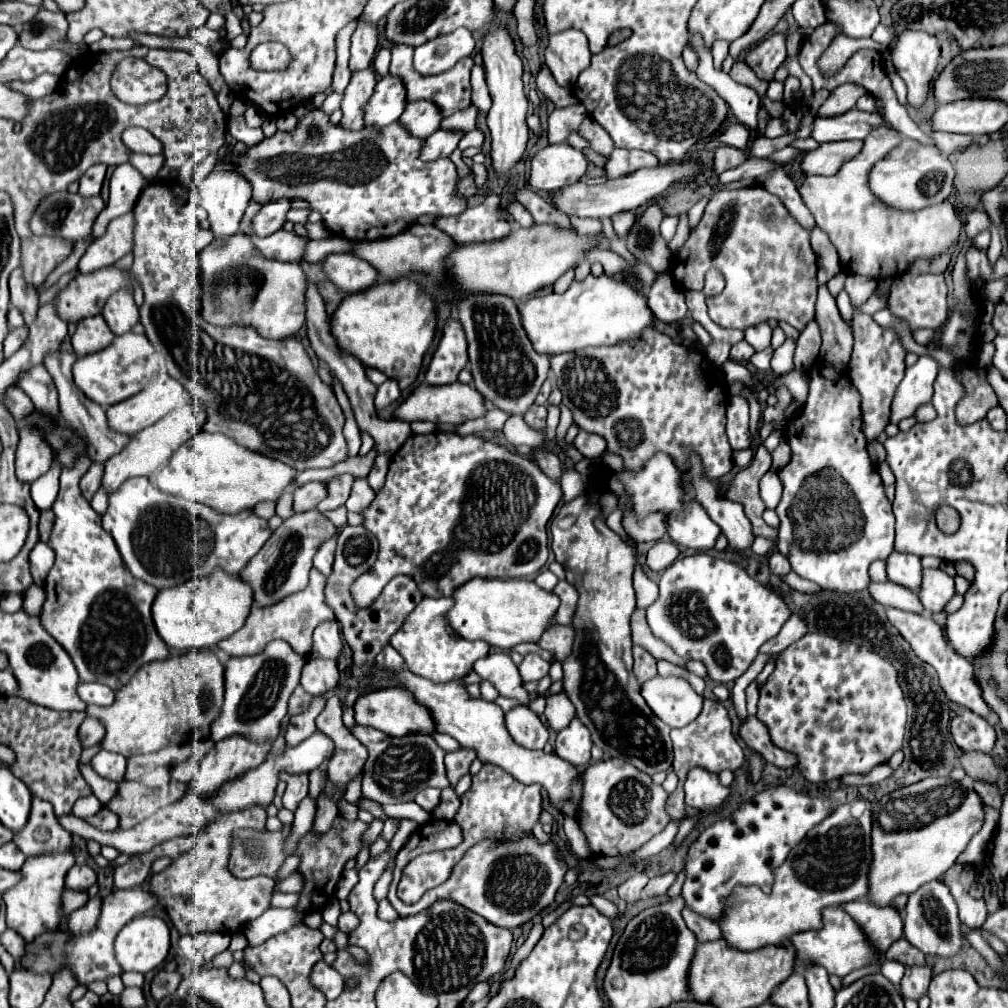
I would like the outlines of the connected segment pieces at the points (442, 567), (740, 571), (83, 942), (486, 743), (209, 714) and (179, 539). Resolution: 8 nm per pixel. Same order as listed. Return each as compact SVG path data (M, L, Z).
M431 432L431 434L421 434L421 436L411 436L407 438L407 442L397 450L397 454L391 458L391 464L389 464L389 472L387 472L387 478L385 478L385 484L383 488L377 492L375 500L361 512L363 516L363 526L379 540L379 558L377 562L373 564L371 572L365 572L363 576L359 576L355 580L355 584L351 586L353 590L353 598L359 606L367 606L371 604L371 600L375 596L379 596L379 592L383 590L383 586L397 574L407 574L411 576L421 592L427 596L427 598L439 598L439 590L443 596L451 596L453 590L459 586L459 584L465 584L467 580L475 578L475 576L483 576L483 578L501 578L501 580L507 580L507 578L529 578L533 576L549 557L548 548L548 530L547 523L551 520L557 504L561 500L561 488L549 480L541 468L531 462L529 458L523 458L523 456L517 456L517 454L511 454L507 448L503 446L497 446L497 444L491 444L487 440L481 440L477 436L459 436L455 432Z
M693 554L677 558L663 572L659 598L647 608L647 622L675 654L703 662L713 682L729 684L753 664L759 648L779 634L791 614L785 596L751 578L745 568L709 554Z
M141 888L113 890L109 896L103 898L101 914L99 914L99 920L93 930L83 932L83 934L73 934L67 926L61 926L61 924L55 930L47 930L43 934L39 934L35 940L25 942L25 954L17 960L17 968L29 970L35 974L51 974L51 976L55 976L57 972L67 968L75 976L77 984L81 984L85 988L91 982L97 982L97 980L107 982L111 976L121 976L123 968L117 962L115 948L113 948L115 936L129 920L141 916L143 912L149 912L157 904L159 902L155 900L155 896L151 896L147 890L141 890Z
M377 666L371 668L371 676L377 678L385 678L385 680L399 680L403 684L405 690L409 690L415 698L421 700L423 706L427 706L435 718L435 726L437 732L445 732L449 736L453 736L463 748L471 748L477 752L477 758L485 764L495 764L499 768L503 768L505 772L509 772L511 776L515 776L521 784L539 784L547 790L553 806L569 816L577 814L579 808L579 794L581 794L581 786L577 782L579 772L575 770L575 766L567 764L565 760L561 760L557 754L545 754L543 750L529 750L519 746L507 732L507 728L503 728L503 710L487 700L471 700L471 696L467 696L465 686L455 680L455 682L445 682L445 684L431 684L431 680L419 678L415 674L411 674L409 670L399 670L397 676L391 676L389 672L379 670Z
M207 650L207 652L187 652L181 656L173 656L155 664L145 664L139 668L139 672L125 684L111 706L87 706L87 714L99 718L105 728L105 750L119 752L125 758L137 756L137 754L151 754L159 752L165 746L181 744L189 738L205 740L209 738L211 724L219 718L221 706L223 706L223 694L225 694L225 668L219 662L219 658Z
M139 476L135 480L127 480L119 492L113 492L109 496L109 508L103 516L103 528L113 536L123 562L131 570L131 574L155 588L175 588L179 584L193 578L205 578L215 568L221 568L227 574L239 574L245 564L263 548L263 544L271 536L271 528L267 520L259 518L251 508L245 508L237 514L219 514L213 508L205 504L189 504L189 502L177 502L175 496L163 494L155 486L149 484L147 478Z

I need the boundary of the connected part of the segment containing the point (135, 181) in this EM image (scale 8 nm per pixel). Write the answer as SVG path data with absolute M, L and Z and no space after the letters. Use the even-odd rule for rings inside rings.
M129 162L117 166L111 176L109 202L107 202L105 210L101 212L101 216L95 220L91 238L95 240L95 238L103 236L107 222L111 222L111 218L131 212L131 208L135 206L135 200L141 196L143 188L145 188L145 178Z

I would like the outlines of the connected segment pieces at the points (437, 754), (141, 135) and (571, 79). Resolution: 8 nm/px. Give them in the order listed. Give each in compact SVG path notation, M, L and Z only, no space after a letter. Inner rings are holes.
M355 726L353 734L359 738L359 742L367 748L369 758L363 768L363 788L365 796L369 800L375 800L379 804L399 804L399 802L411 802L417 792L421 792L427 786L433 788L447 788L449 782L445 778L445 750L437 746L437 742L427 734L409 734L403 738L385 736L385 732L375 728L363 728ZM389 740L389 744L387 744ZM389 746L389 754L387 754Z
M129 128L123 132L123 142L133 152L147 152L147 154L161 154L161 146L153 136L143 128Z
M567 28L549 36L545 48L545 64L549 66L559 86L571 88L583 68L587 68L591 52L587 48L587 36L577 28Z

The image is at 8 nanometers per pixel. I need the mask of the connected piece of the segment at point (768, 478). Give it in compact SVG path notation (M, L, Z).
M769 470L763 478L761 478L761 492L765 492L765 504L775 504L779 502L781 498L781 482L779 482L779 476L777 472Z

